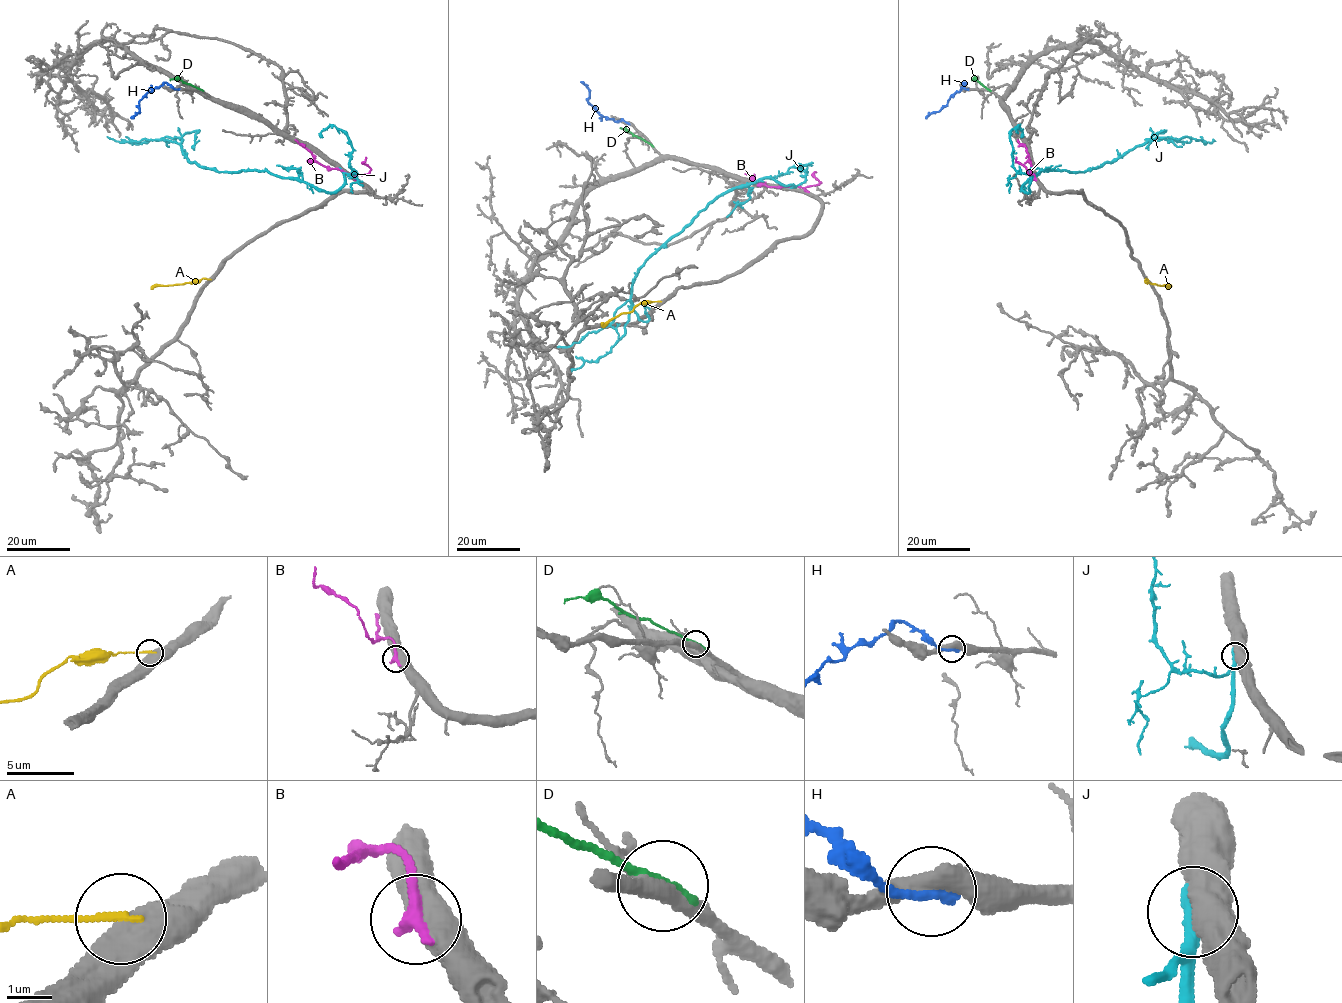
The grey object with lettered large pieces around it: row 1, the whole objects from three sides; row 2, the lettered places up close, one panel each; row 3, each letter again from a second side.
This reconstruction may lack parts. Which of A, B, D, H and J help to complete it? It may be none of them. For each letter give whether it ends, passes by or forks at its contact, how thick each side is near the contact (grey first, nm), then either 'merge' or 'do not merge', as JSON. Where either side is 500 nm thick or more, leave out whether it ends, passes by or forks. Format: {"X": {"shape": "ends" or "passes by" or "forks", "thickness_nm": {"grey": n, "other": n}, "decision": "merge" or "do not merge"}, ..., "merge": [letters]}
{"A": {"thickness_nm": {"grey": 550, "other": 130}, "decision": "do not merge"}, "B": {"thickness_nm": {"grey": 550, "other": 400}, "decision": "do not merge"}, "D": {"shape": "ends", "thickness_nm": {"grey": 280, "other": 190}, "decision": "do not merge"}, "H": {"shape": "ends", "thickness_nm": {"grey": 480, "other": 240}, "decision": "do not merge"}, "J": {"thickness_nm": {"grey": 600, "other": 420}, "decision": "merge"}, "merge": ["J"]}

